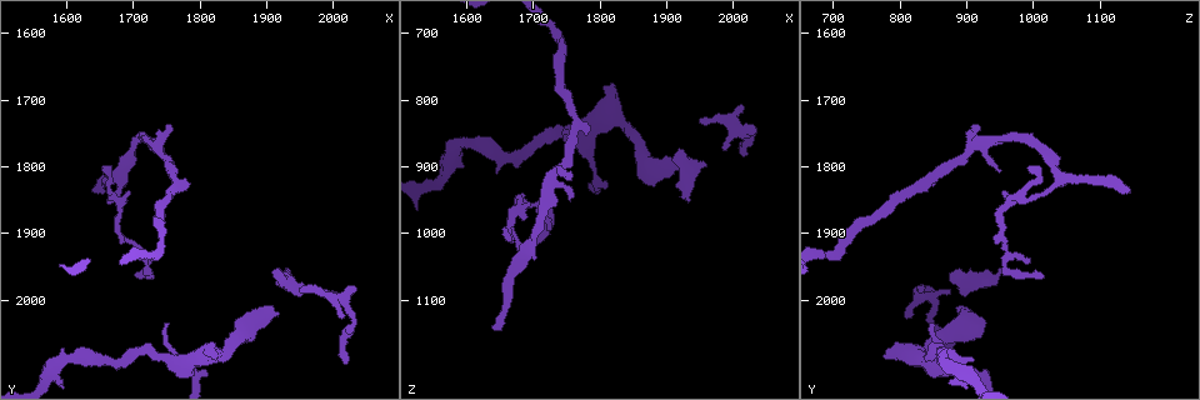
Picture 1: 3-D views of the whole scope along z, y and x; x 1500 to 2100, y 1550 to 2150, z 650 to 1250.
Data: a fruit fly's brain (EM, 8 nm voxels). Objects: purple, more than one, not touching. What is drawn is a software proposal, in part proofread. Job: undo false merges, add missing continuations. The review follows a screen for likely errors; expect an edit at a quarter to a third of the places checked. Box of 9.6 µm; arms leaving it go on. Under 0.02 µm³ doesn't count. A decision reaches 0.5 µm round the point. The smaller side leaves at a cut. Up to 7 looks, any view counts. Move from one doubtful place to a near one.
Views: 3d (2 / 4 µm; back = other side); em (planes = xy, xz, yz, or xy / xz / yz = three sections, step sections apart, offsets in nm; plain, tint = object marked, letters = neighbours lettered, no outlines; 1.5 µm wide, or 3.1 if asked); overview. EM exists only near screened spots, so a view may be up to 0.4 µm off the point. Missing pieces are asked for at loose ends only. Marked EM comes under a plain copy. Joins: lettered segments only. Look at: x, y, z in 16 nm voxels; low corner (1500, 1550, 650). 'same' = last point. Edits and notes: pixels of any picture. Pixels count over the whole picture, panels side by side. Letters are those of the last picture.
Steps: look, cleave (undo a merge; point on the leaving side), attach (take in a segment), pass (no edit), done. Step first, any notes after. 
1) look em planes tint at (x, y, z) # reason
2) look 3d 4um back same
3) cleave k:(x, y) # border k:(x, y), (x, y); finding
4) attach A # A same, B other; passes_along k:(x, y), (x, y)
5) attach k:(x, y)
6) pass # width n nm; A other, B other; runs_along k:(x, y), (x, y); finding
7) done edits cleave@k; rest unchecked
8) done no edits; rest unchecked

look em yz step 4 tint at (1955, 1990, 825) # free end

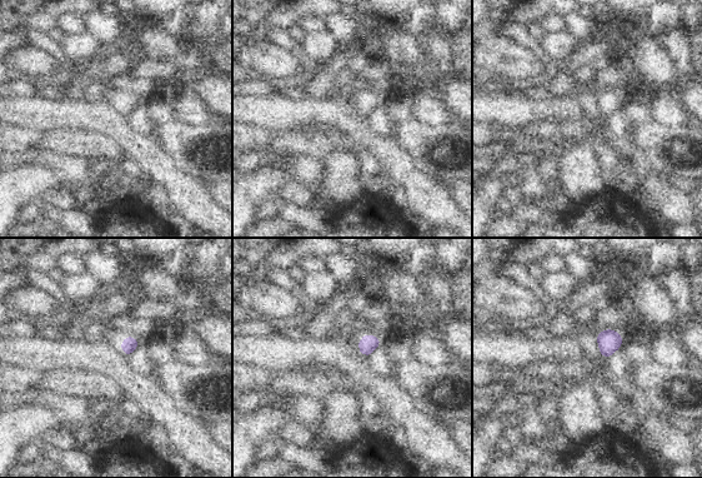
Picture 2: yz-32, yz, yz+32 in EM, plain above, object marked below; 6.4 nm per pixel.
look em planes letters same # cut it another way

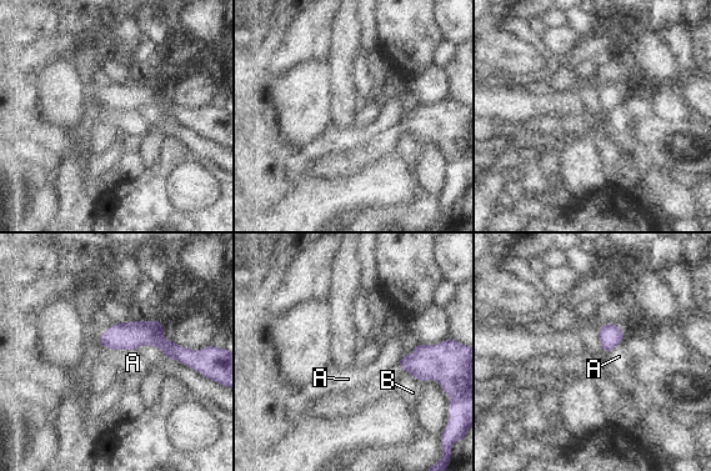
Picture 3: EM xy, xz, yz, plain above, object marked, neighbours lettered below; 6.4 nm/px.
pass # A other, B other; border 3:(103, 346), (121, 351); no lettered segment goes on from it

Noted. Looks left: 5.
look em planes letters at (1785, 2105, 905) # abrupt turn

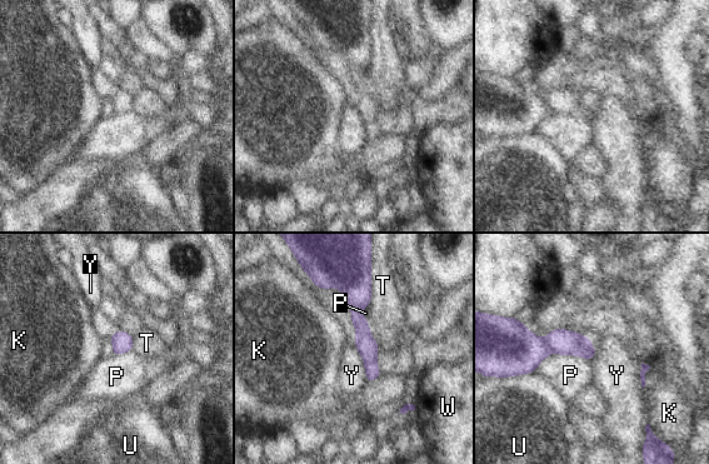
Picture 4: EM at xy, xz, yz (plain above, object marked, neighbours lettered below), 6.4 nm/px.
cleave 4:(562, 342) # longest_contact P 360 nm; K other, P other, T other, U other, W other, Y other; two neurons meet here

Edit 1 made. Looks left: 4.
look em planes letters at (1640, 1840, 1145) # free end

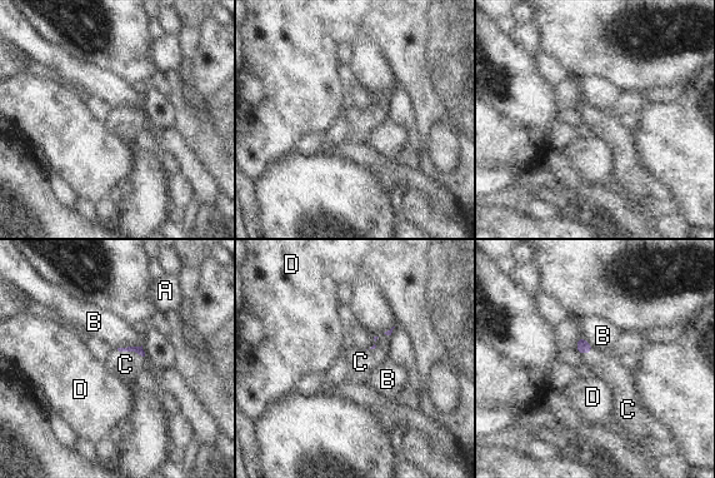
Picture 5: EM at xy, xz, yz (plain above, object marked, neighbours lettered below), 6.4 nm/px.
attach C # A other, B other, C same, D other; the neuron continues

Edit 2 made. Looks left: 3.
done edits cleave@4, attach@5; rest unchecked

